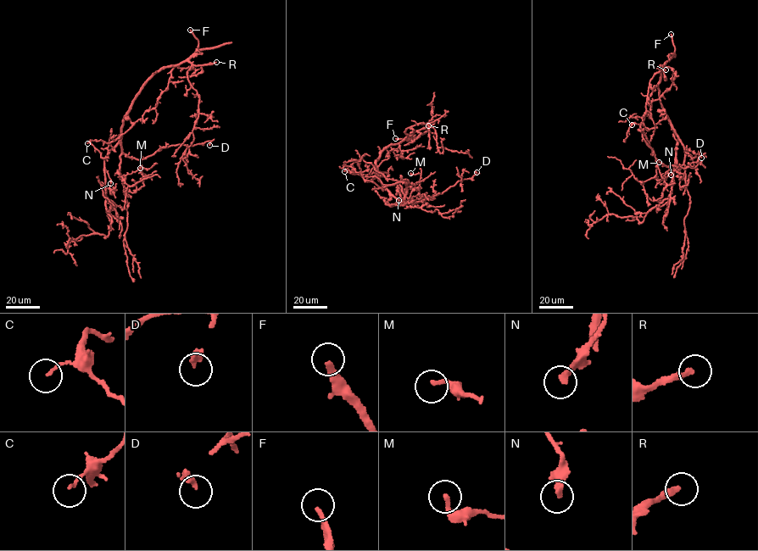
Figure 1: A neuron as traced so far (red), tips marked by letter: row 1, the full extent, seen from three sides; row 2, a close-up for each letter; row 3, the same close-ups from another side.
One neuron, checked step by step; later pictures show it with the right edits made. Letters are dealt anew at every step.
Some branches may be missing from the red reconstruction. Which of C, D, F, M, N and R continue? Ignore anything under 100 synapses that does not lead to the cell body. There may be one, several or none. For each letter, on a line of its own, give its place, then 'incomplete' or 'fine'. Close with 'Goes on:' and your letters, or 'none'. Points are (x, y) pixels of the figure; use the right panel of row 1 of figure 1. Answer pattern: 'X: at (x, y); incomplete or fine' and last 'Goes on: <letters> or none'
C: at (632, 125); fine
D: at (701, 158); fine
F: at (671, 34); incomplete
M: at (659, 162); fine
N: at (671, 175); fine
R: at (666, 69); incomplete
Goes on: F, R

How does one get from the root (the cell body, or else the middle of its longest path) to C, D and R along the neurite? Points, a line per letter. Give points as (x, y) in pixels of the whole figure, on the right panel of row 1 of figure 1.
C: (661, 103), (666, 115), (654, 127), (648, 130), (639, 124), (634, 122), (632, 125)
D: (661, 103), (671, 128), (691, 158), (700, 151), (699, 154), (705, 155), (703, 153), (701, 158)
R: (661, 103), (657, 86), (661, 75), (660, 66), (665, 67), (665, 64), (661, 69), (666, 69)

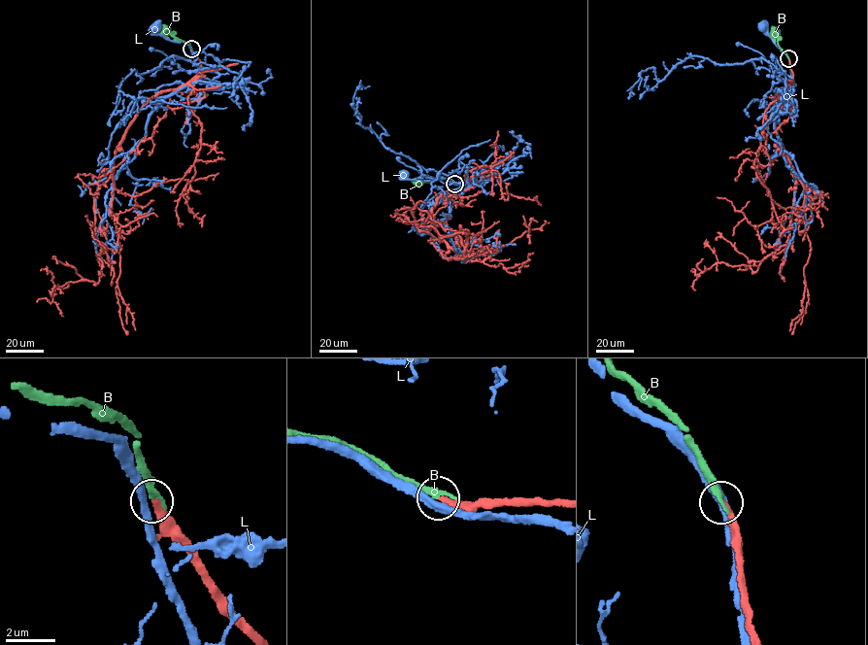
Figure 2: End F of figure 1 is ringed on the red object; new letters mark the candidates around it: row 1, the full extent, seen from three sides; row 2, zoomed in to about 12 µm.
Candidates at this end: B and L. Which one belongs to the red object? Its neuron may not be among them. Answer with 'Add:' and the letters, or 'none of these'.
Add: B

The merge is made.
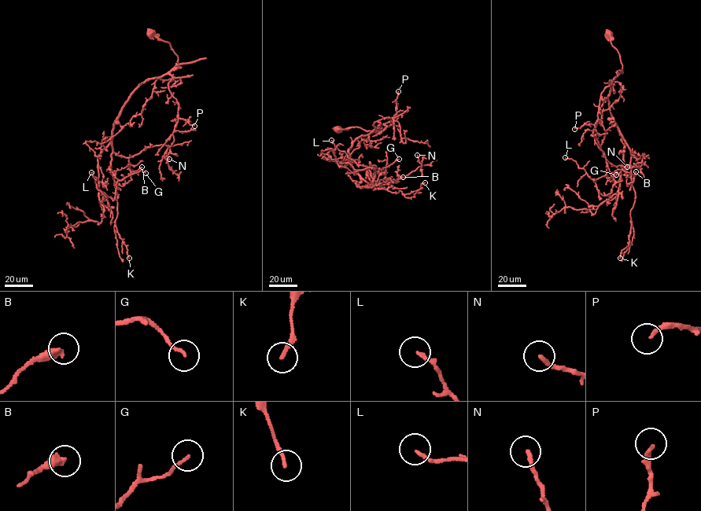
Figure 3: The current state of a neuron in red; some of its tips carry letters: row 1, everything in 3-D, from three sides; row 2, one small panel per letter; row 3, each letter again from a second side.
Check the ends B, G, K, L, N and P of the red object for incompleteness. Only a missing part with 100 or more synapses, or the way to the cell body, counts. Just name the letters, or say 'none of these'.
none of these

